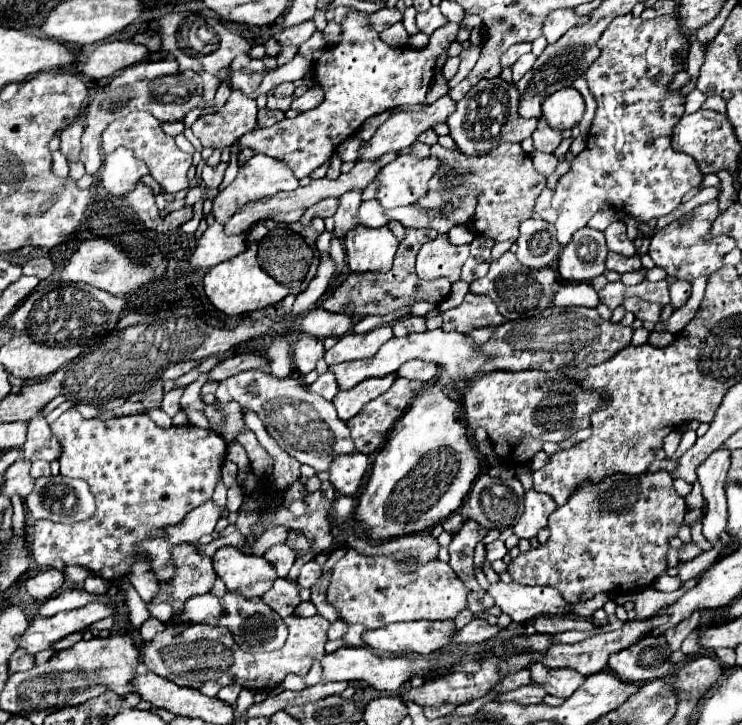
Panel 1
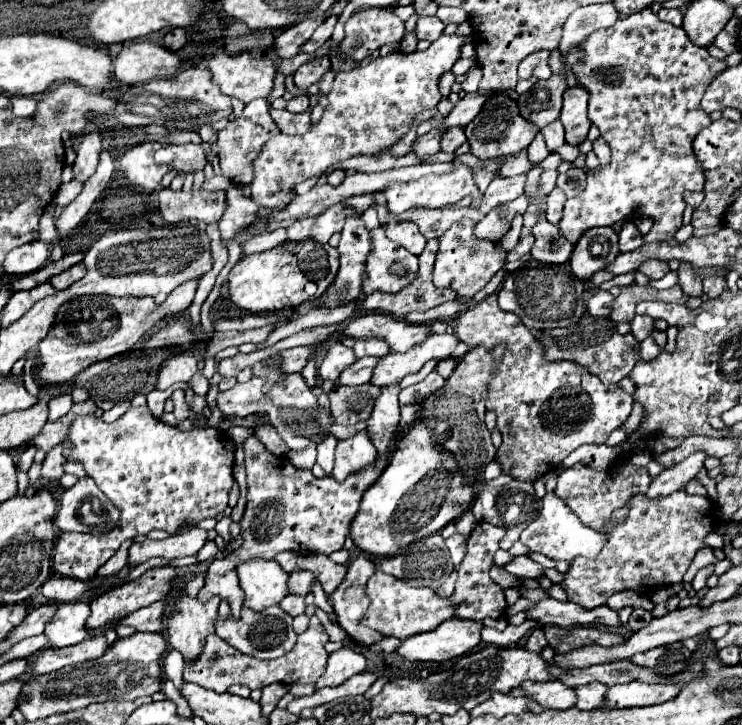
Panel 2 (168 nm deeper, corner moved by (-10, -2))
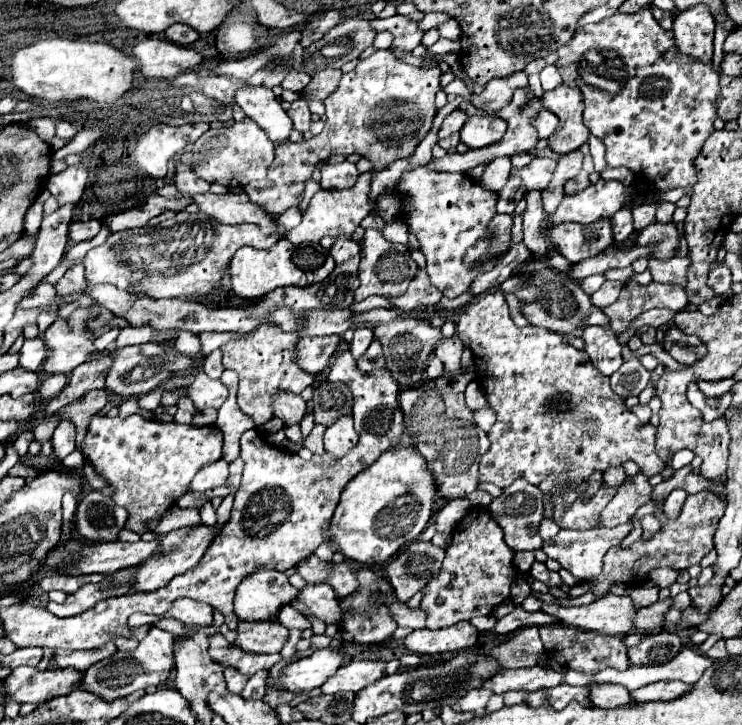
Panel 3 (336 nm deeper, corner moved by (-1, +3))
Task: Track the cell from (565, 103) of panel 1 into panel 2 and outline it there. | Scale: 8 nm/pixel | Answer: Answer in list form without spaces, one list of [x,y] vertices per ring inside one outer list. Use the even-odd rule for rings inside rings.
[[[582,86],[566,88],[564,92],[564,106],[560,112],[560,120],[566,128],[566,142],[572,146],[578,146],[586,140],[590,130],[590,120],[586,114],[588,108],[588,90]]]

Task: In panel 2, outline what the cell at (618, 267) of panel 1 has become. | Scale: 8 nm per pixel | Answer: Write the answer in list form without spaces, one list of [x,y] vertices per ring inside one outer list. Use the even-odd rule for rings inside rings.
[[[648,260],[640,266],[640,272],[644,272],[648,278],[652,280],[660,280],[668,274],[668,262],[662,262],[662,260]]]

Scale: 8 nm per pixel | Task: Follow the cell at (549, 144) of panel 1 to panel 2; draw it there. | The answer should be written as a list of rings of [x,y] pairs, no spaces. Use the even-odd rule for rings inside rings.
[[[560,120],[548,124],[548,126],[542,130],[542,134],[544,134],[546,146],[548,146],[550,152],[556,150],[556,148],[560,148],[560,146],[566,142],[566,140],[564,140],[564,126],[562,126]]]

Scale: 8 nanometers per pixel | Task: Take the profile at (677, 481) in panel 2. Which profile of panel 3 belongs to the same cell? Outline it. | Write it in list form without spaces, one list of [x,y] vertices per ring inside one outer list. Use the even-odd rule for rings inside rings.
[[[639,473],[633,477],[631,485],[623,485],[619,493],[611,499],[607,509],[603,509],[603,525],[601,527],[617,527],[627,523],[635,511],[653,499],[653,487],[649,479]]]

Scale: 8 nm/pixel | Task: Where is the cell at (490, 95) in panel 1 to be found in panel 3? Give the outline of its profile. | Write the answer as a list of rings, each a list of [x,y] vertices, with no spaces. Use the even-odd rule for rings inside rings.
[[[471,115],[461,127],[461,141],[469,149],[481,149],[503,139],[507,121],[497,115]]]

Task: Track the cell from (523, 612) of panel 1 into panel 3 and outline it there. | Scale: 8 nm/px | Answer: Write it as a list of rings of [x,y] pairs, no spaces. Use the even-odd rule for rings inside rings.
[[[609,593],[607,597],[581,607],[561,607],[555,603],[543,603],[541,611],[553,615],[563,625],[579,629],[587,627],[587,631],[625,637],[633,629],[631,613],[635,613],[635,607],[629,597]]]

